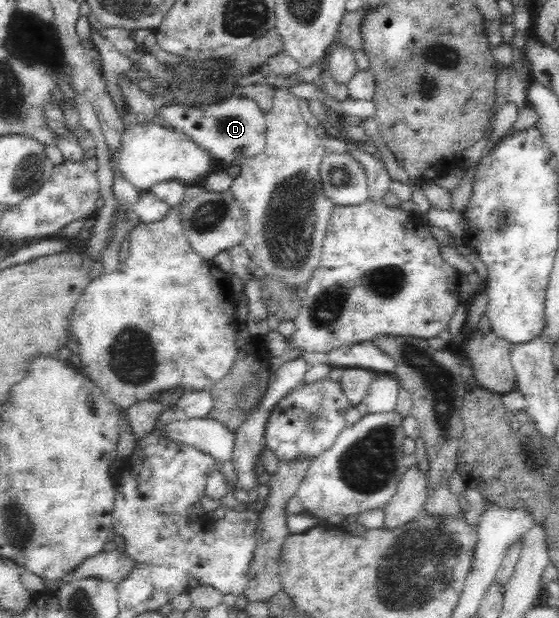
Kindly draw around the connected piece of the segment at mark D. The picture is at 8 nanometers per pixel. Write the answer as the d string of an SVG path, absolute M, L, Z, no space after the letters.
M235 95L225 102L203 108L169 105L162 107L162 113L174 128L183 131L183 134L205 150L209 157L221 160L227 166L256 156L263 150L263 144L265 144L264 112L249 98Z

